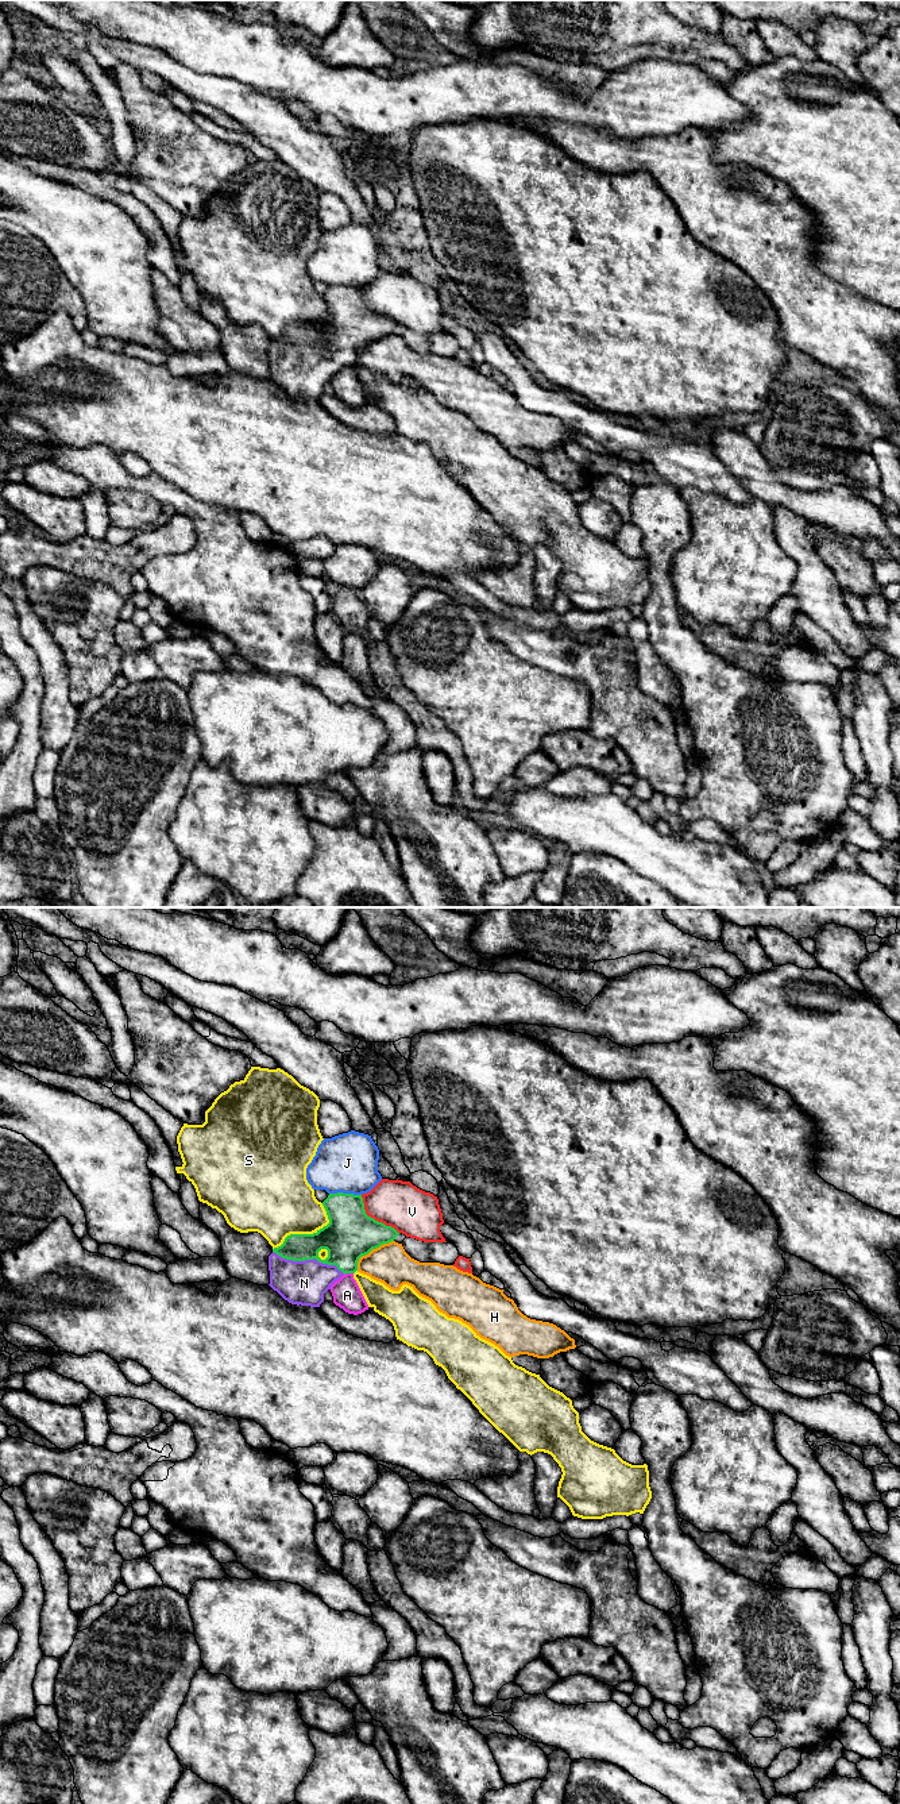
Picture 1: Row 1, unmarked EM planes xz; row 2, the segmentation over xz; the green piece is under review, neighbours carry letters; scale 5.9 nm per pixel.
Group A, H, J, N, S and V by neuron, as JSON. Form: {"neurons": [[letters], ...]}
{"neurons": [["A"], ["H"], ["J"], ["N"], ["S"], ["V"]]}

